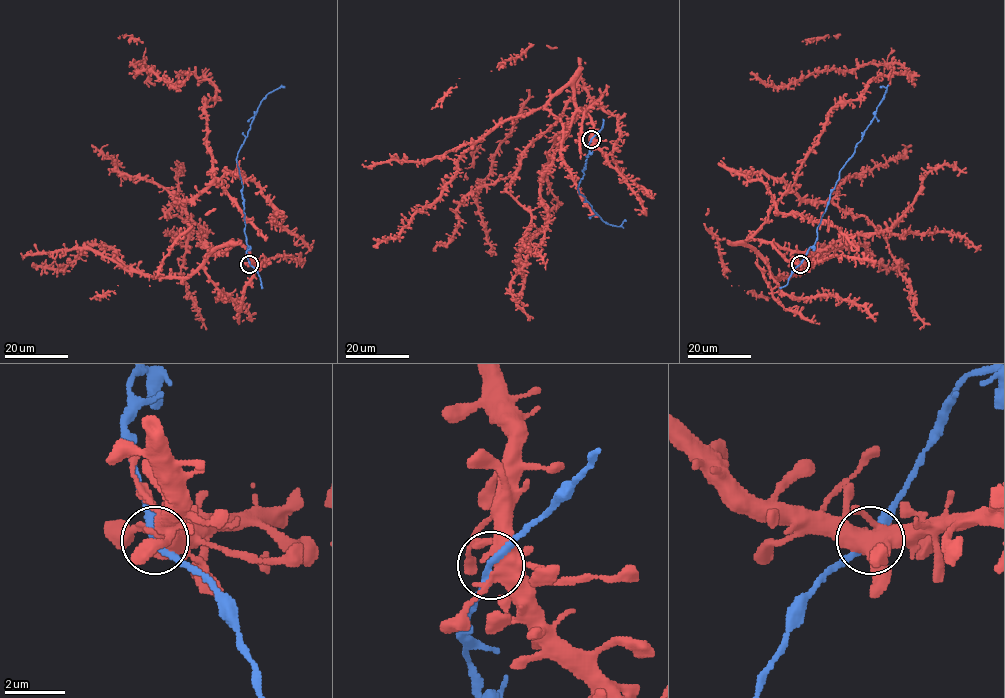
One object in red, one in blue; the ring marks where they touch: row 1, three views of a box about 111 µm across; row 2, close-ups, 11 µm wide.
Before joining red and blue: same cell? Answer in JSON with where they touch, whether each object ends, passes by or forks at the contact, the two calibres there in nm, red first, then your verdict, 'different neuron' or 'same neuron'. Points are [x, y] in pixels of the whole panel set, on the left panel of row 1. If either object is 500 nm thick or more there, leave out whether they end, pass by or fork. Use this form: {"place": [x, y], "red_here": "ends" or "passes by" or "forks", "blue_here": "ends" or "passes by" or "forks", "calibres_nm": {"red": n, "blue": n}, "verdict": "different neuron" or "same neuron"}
{"place": [249, 264], "red_here": "forks", "blue_here": "passes by", "calibres_nm": {"red": 460, "blue": 260}, "verdict": "same neuron"}

